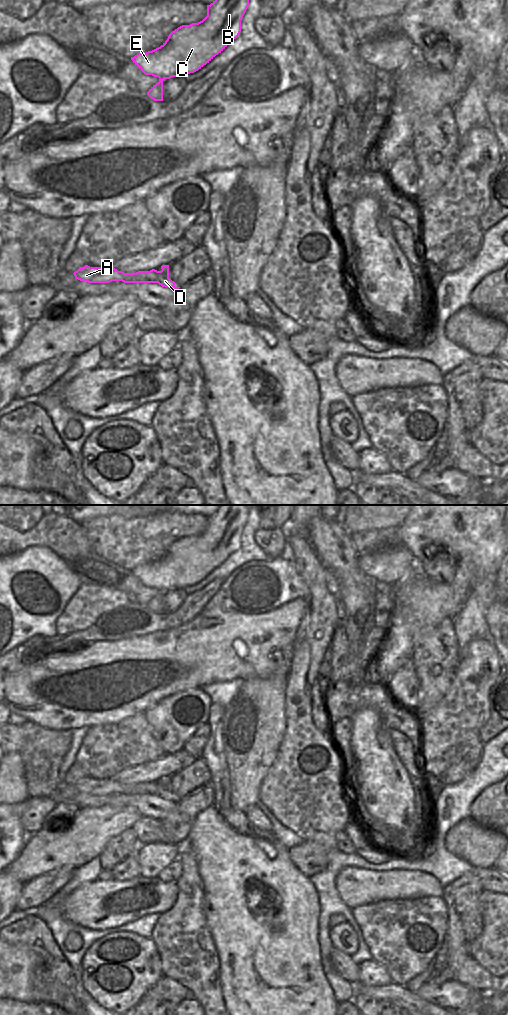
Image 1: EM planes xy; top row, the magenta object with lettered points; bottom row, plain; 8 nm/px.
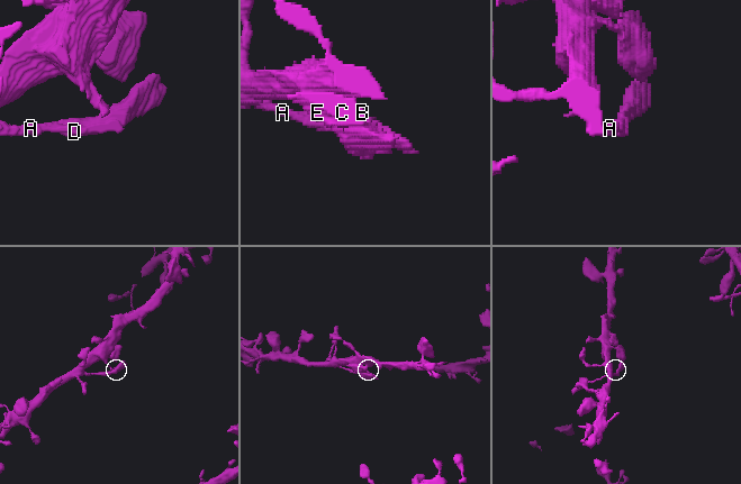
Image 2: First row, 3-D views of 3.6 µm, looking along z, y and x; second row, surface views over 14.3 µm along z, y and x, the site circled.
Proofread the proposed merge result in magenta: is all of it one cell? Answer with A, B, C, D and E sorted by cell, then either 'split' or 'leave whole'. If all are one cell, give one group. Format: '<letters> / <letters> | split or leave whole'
A B C D E | leave whole

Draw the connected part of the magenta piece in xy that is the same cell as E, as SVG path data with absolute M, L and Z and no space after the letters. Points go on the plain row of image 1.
M220 505L207 517L207 528L198 535L182 537L172 543L167 552L158 560L131 569L133 575L145 586L159 590L147 607L154 613L163 613L163 592L185 589L209 575L221 565L241 544L241 532L249 518L249 505Z

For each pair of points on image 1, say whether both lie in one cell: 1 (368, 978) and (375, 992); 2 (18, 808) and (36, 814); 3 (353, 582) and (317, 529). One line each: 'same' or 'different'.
1: different
2: different
3: same

